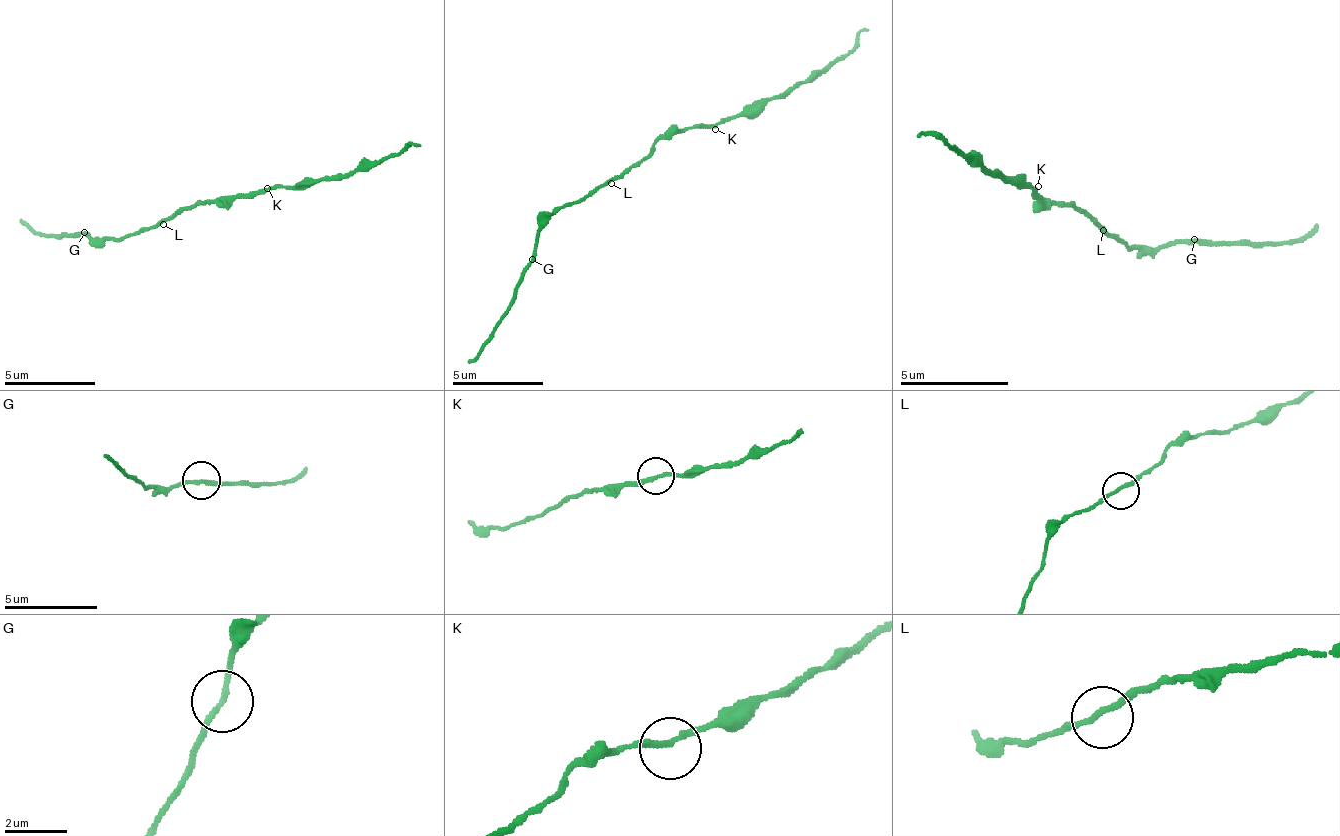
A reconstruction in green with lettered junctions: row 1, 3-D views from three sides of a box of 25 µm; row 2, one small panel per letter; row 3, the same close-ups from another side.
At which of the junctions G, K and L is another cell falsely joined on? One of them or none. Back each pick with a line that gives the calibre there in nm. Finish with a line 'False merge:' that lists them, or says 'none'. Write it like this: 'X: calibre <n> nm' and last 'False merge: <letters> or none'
False merge: none

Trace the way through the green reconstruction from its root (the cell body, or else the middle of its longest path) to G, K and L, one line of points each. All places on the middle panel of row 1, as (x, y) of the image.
G: (642, 160), (606, 179), (583, 197), (565, 201), (538, 233), (533, 260)
K: (642, 160), (661, 138), (683, 133), (688, 129), (715, 129)
L: (642, 160), (629, 165), (611, 183)

